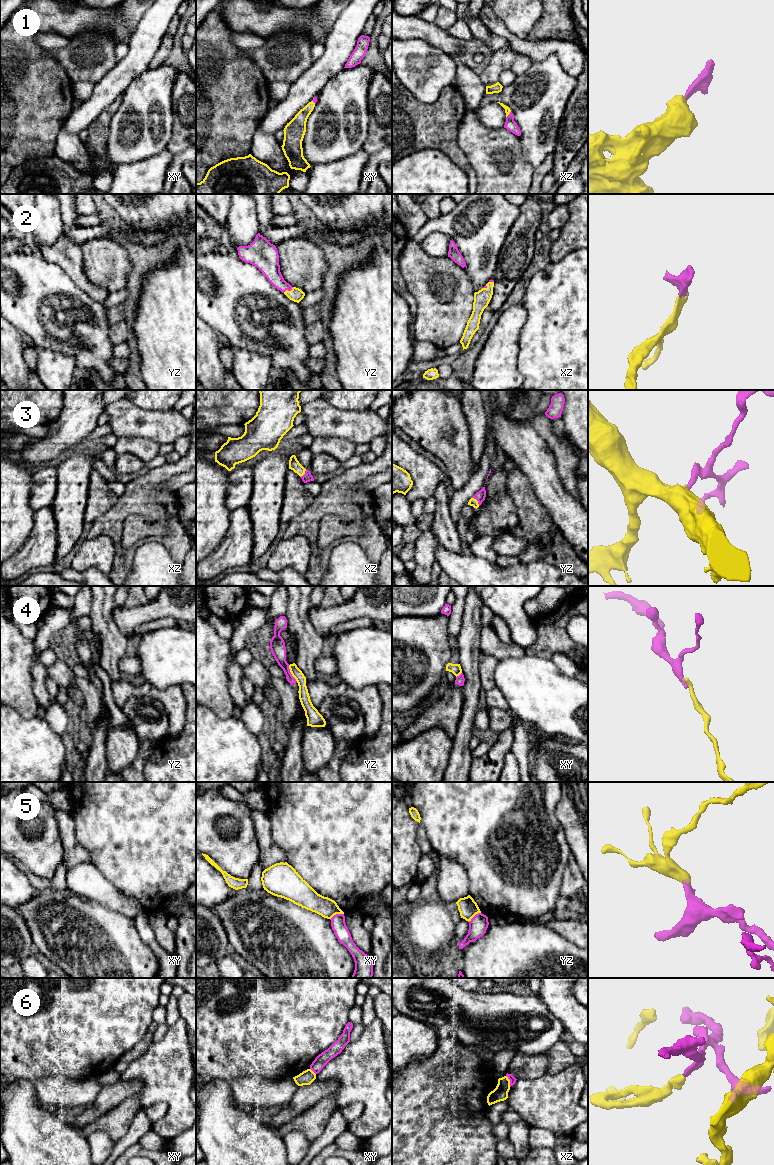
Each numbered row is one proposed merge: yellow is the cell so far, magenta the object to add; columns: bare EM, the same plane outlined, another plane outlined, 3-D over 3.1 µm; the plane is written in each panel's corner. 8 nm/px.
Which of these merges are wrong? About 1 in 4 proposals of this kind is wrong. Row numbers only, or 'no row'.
4, 5, 6

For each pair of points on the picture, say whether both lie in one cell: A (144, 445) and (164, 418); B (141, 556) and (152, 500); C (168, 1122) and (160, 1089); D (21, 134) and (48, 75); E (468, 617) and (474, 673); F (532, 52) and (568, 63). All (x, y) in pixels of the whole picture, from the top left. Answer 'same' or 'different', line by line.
A: different
B: different
C: same
D: same
E: same
F: same

